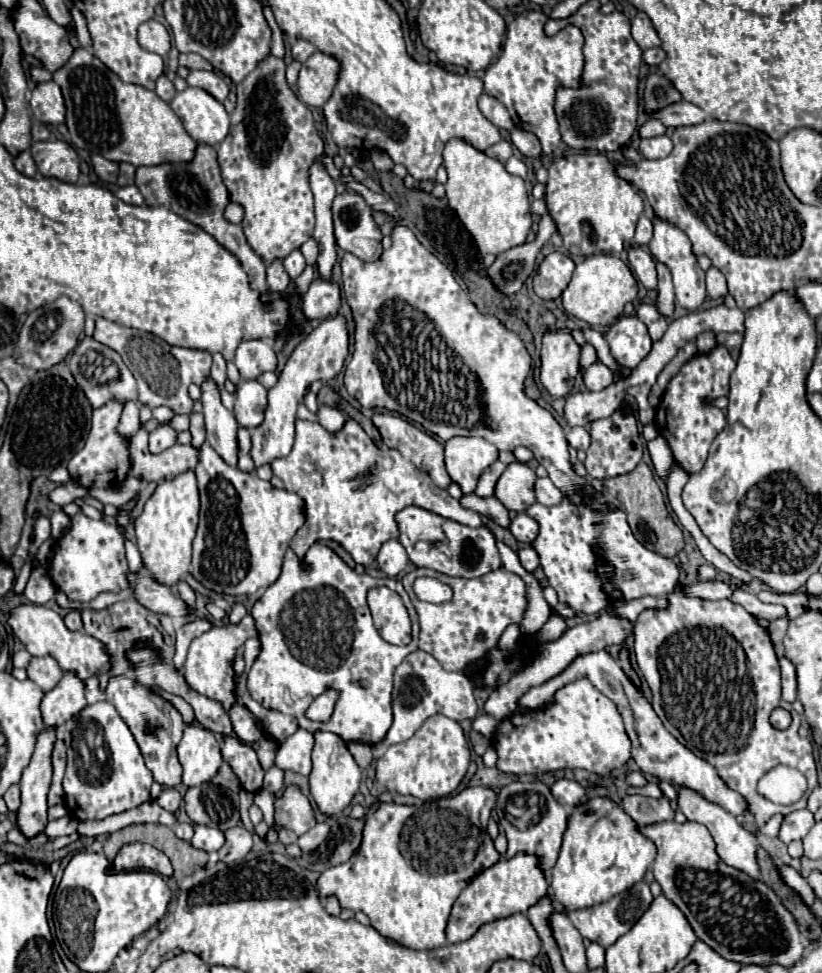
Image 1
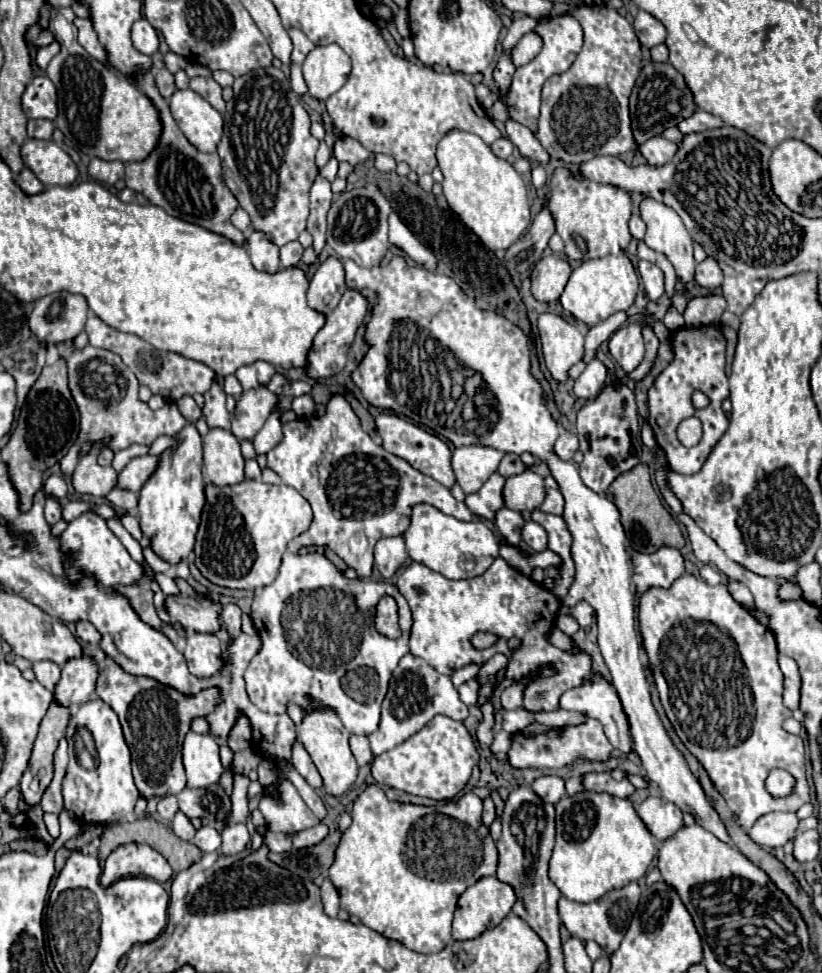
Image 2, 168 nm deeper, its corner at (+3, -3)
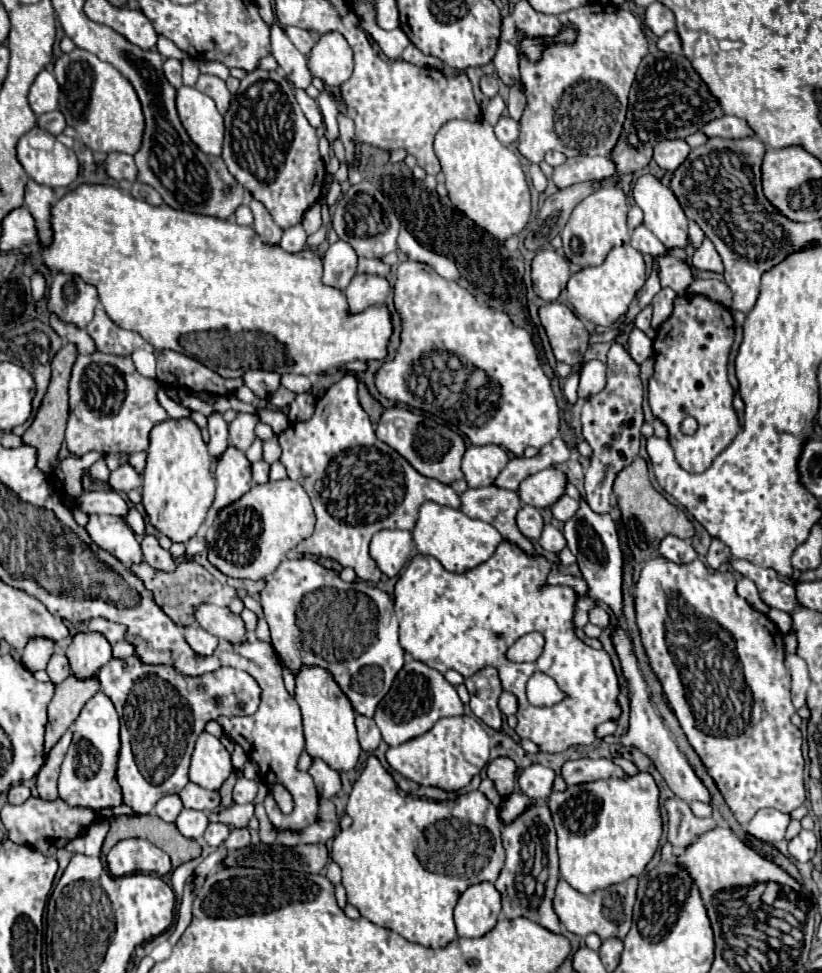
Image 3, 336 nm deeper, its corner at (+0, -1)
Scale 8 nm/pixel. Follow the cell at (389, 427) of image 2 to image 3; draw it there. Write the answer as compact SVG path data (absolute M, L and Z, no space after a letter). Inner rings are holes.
M394 406L394 408L384 410L384 414L380 416L376 424L376 436L382 442L386 442L390 448L394 448L400 456L404 456L414 466L414 470L418 470L422 476L434 478L442 484L452 484L454 480L464 478L460 470L460 460L466 452L466 444L462 436L452 432L448 426L436 424L434 420L422 414L414 414L406 408Z

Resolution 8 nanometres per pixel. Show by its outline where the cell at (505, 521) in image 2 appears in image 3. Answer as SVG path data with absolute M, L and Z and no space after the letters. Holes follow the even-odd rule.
M524 506L518 516L516 516L516 522L518 522L518 528L520 532L530 538L530 540L538 540L540 534L542 534L542 526L544 526L544 518L540 514L538 508L534 506Z

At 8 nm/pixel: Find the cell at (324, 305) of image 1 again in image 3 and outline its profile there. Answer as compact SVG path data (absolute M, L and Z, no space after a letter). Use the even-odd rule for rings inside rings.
M338 240L330 244L322 260L324 260L324 276L322 276L324 284L344 290L356 274L358 266L356 250L348 242Z

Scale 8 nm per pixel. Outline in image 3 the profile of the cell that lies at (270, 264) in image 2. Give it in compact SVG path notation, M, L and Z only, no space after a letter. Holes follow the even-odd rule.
M250 200L250 210L254 214L254 230L260 234L262 242L266 244L278 244L282 238L282 228L276 226L276 222L272 220L272 214L266 210L266 206L258 200Z

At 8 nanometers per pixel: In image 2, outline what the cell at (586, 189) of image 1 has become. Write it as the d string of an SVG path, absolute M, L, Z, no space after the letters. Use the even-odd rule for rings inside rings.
M555 168L551 182L549 182L549 190L551 196L547 200L547 208L553 214L555 226L557 226L557 234L563 238L565 242L565 254L571 260L589 260L589 258L601 258L607 254L621 254L625 252L625 248L631 242L631 234L629 234L629 218L631 218L631 196L629 192L617 188L617 186L605 186L605 184L597 184L593 180L587 180L583 176L573 174L569 168Z

